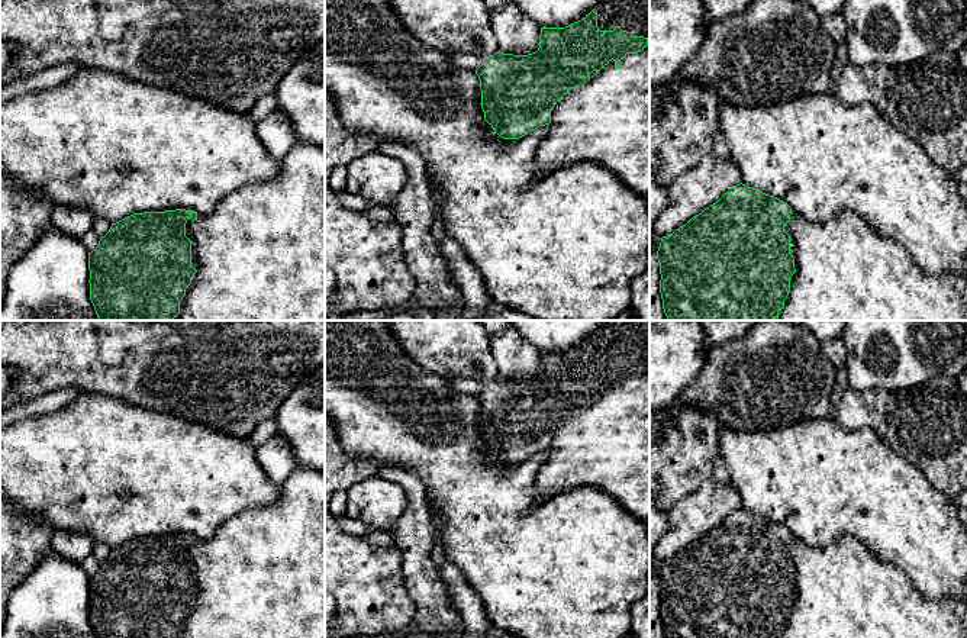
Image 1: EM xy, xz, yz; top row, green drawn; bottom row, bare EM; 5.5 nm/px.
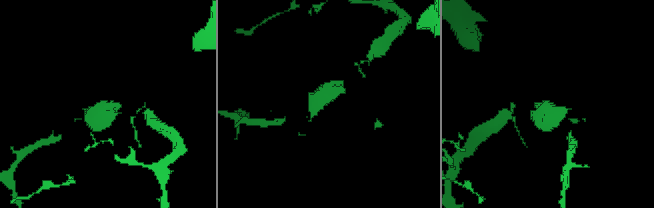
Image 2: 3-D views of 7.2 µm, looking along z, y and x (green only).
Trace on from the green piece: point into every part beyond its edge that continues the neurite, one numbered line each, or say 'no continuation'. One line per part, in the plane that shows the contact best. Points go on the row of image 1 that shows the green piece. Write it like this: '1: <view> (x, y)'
1: xz (606, 119)

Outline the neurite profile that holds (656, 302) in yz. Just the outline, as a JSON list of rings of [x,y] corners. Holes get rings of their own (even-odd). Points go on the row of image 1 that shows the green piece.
[[[649,249],[649,320],[667,320],[660,293],[660,280],[661,274],[657,252]]]

